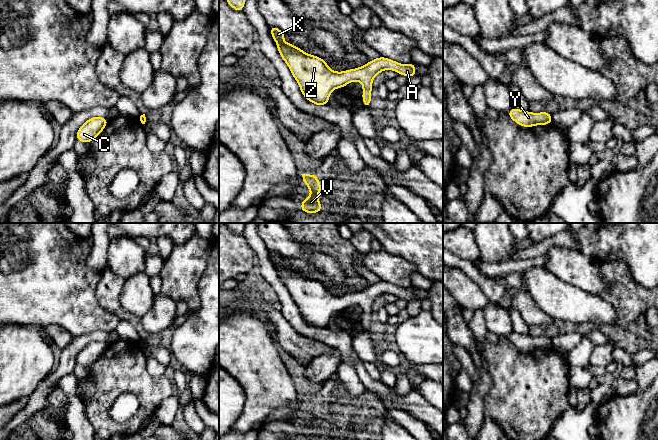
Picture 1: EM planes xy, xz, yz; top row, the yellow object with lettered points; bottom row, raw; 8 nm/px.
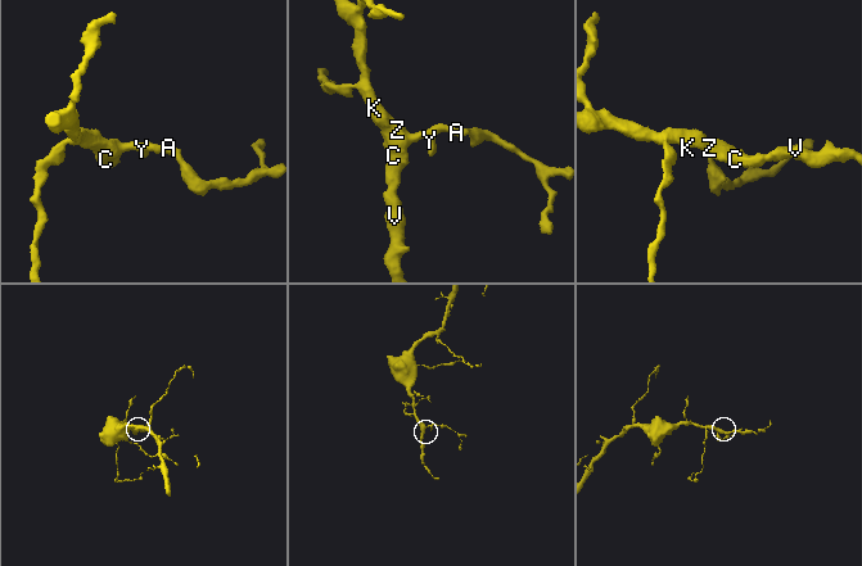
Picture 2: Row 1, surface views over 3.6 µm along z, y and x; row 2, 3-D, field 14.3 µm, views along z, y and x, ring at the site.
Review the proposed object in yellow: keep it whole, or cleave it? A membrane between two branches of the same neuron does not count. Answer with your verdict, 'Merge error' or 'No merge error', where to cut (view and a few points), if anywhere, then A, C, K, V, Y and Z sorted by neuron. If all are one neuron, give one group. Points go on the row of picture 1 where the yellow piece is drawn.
No merge error. No split. Groups: A C K V Y Z

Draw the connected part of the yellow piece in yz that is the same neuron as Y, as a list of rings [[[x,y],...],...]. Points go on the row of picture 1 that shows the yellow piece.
[[[513,107],[507,114],[522,127],[533,127],[535,125],[547,125],[552,123],[552,115],[548,112],[532,113]]]

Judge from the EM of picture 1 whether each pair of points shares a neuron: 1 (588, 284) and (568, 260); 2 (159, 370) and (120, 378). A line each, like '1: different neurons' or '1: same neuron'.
1: same neuron
2: different neurons

